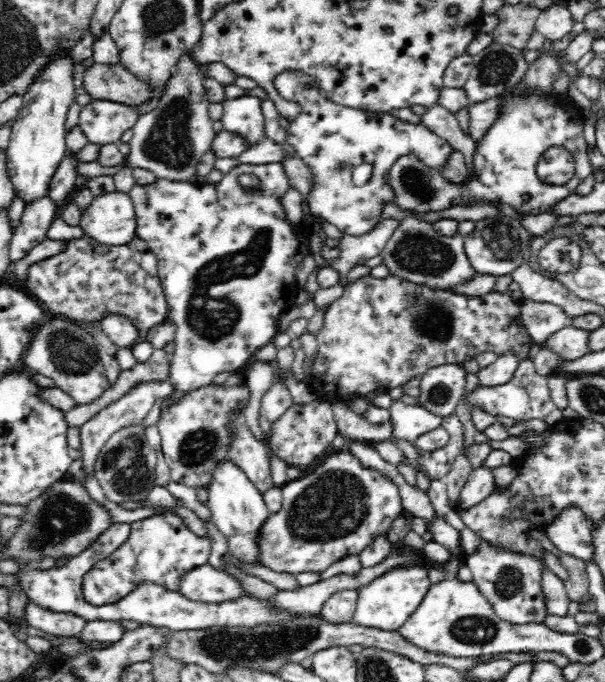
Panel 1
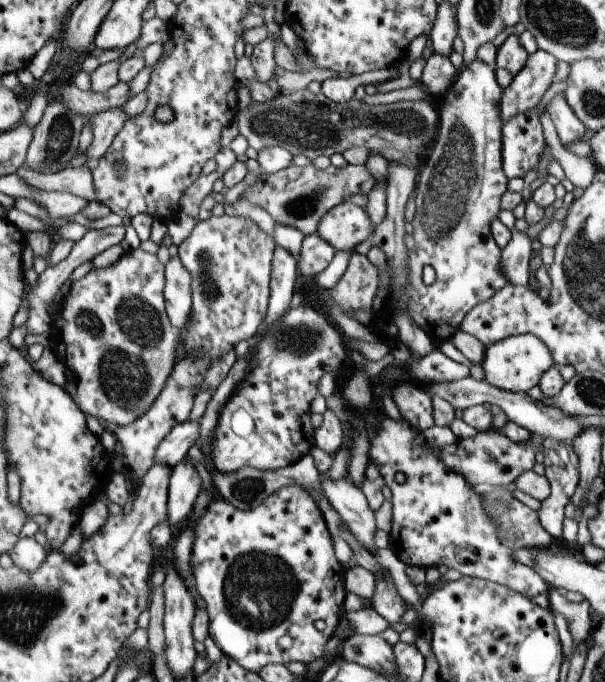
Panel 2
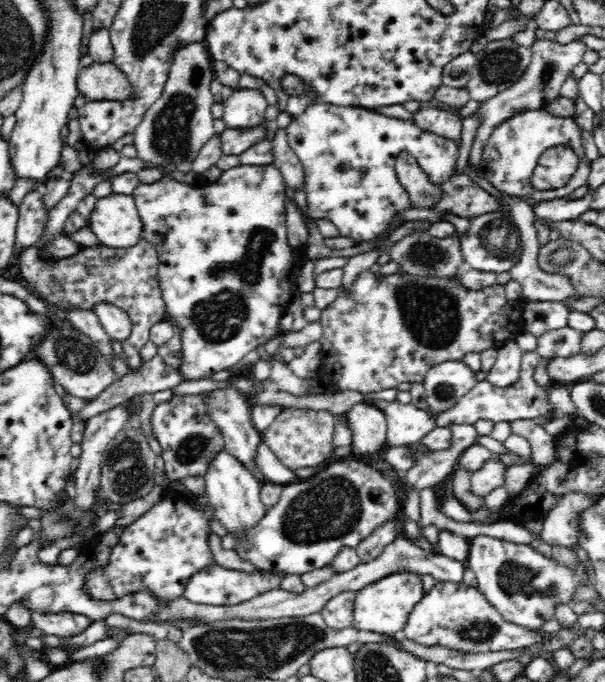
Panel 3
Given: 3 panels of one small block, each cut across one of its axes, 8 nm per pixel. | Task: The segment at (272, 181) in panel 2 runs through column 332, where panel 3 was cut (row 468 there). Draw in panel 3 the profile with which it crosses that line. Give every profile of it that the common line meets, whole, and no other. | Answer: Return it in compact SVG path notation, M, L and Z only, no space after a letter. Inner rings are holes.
M175 395L171 400L156 405L152 412L152 436L161 448L167 474L172 482L179 482L186 476L203 476L208 470L210 460L225 448L224 437L207 415L205 400L196 395Z

